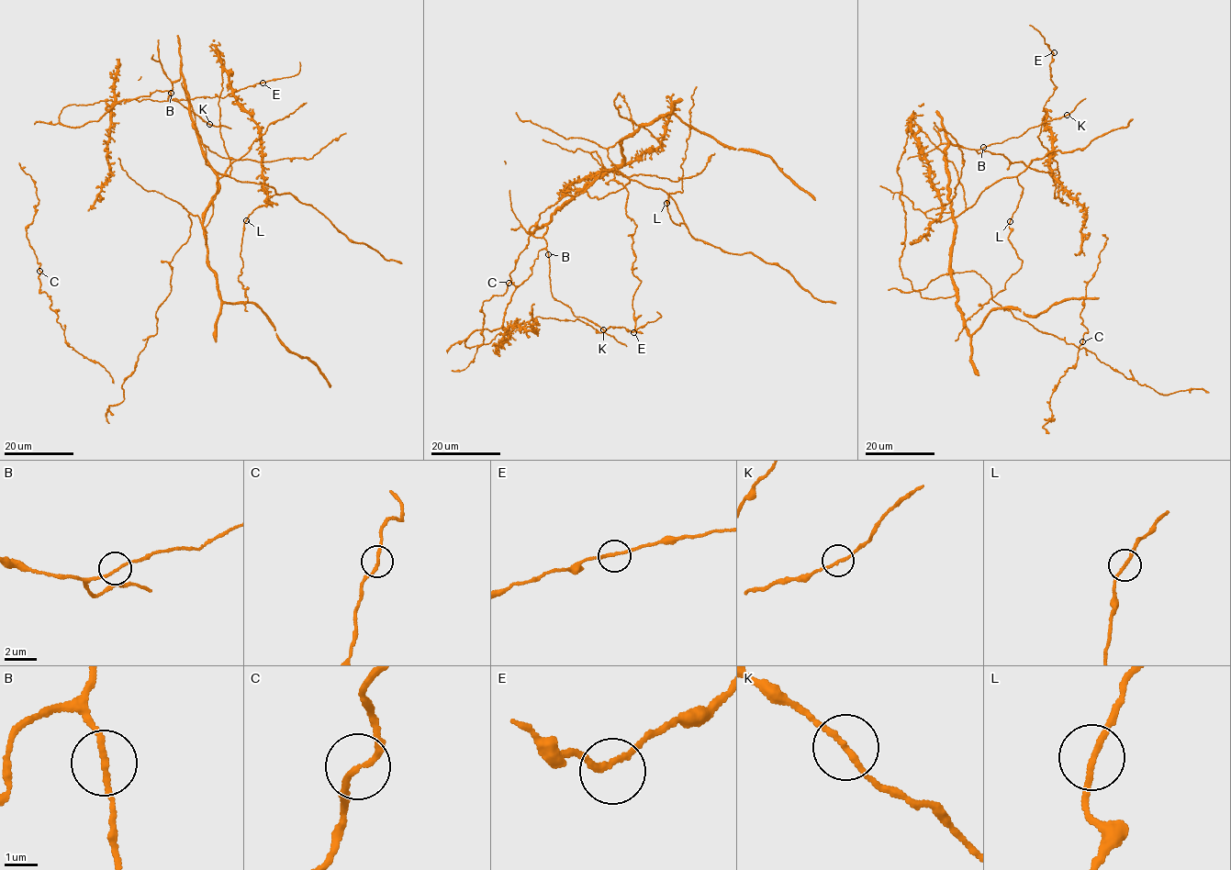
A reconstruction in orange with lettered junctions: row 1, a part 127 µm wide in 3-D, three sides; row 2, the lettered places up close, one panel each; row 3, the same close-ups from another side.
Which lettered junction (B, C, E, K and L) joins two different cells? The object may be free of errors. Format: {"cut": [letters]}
{"cut": []}

